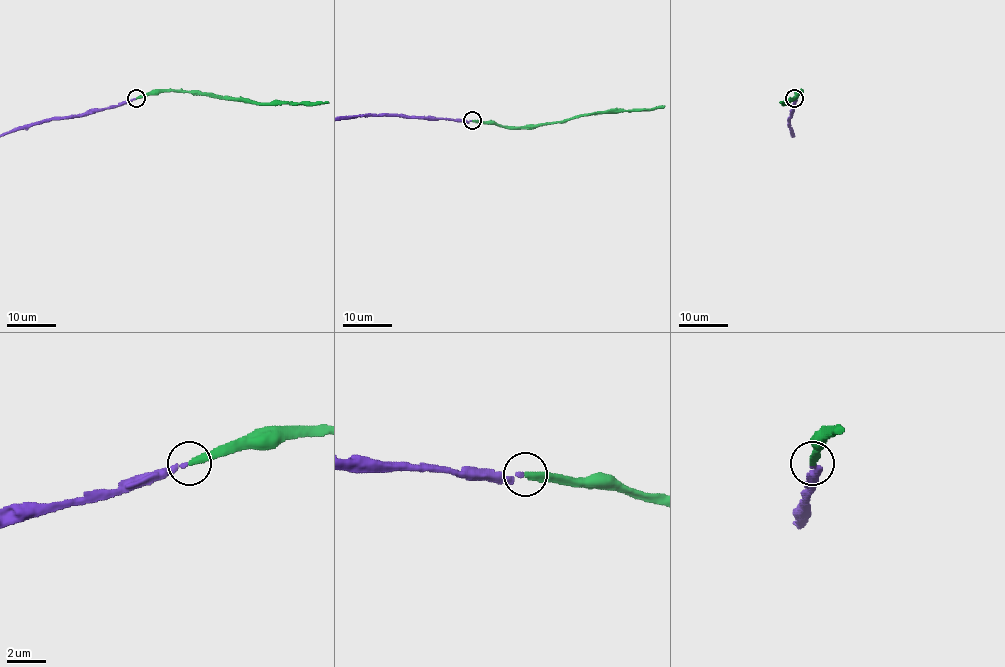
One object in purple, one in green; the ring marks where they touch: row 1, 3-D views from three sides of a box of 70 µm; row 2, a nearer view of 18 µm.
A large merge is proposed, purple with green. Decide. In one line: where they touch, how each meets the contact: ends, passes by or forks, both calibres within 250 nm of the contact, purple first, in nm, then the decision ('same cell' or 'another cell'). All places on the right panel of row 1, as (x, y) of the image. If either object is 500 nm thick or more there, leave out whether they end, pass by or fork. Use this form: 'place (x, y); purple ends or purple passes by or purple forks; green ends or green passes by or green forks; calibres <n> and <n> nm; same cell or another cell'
place (794, 98); purple ends; green ends; calibres 260 and 360 nm; same cell

